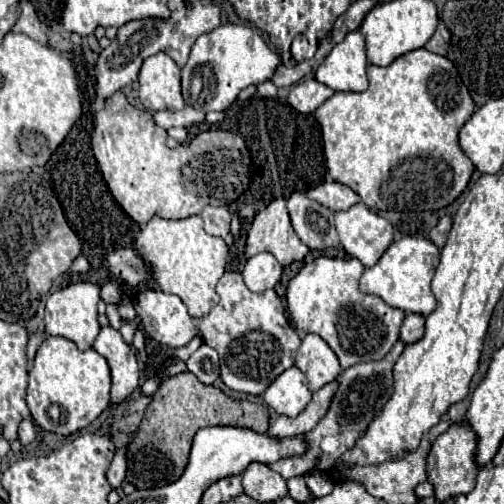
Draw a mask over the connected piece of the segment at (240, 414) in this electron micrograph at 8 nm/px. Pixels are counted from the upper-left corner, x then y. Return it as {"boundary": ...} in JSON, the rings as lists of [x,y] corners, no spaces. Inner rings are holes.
{"boundary":[[[185,371],[167,377],[153,393],[145,417],[129,443],[127,451],[127,481],[137,489],[163,487],[181,477],[185,471],[189,449],[195,433],[203,427],[245,427],[255,433],[265,433],[269,427],[269,411],[251,401],[235,401],[213,385],[203,385],[193,373]]]}

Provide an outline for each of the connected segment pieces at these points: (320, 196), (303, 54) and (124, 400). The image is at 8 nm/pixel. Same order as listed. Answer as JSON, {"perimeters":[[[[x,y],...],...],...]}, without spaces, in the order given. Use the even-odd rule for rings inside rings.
{"perimeters":[[[[335,181],[317,185],[315,189],[311,189],[307,193],[307,197],[313,199],[313,201],[317,201],[319,205],[331,209],[331,211],[345,211],[345,209],[349,209],[355,203],[361,201],[359,195],[353,189],[349,189],[347,185],[335,183]]],[[[295,37],[293,39],[293,45],[291,45],[291,55],[293,59],[299,63],[299,61],[305,61],[305,59],[311,59],[317,51],[317,46],[309,44],[307,37]]],[[[101,327],[93,349],[107,359],[111,369],[111,409],[127,405],[131,393],[139,387],[139,367],[135,349],[127,345],[119,331],[111,327]]]]}

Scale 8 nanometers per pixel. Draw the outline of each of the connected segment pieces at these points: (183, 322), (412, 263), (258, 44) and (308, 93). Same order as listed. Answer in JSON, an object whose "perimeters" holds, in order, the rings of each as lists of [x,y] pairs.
{"perimeters":[[[[151,289],[137,297],[135,309],[147,335],[161,345],[179,349],[197,335],[193,319],[177,295]]],[[[403,237],[393,241],[383,253],[377,265],[365,269],[361,277],[361,291],[381,297],[387,305],[403,309],[405,313],[417,313],[427,317],[437,307],[437,299],[431,293],[431,279],[439,265],[441,251],[425,237]]],[[[219,25],[217,29],[199,35],[199,39],[195,41],[189,61],[187,65],[181,69],[181,85],[183,85],[183,99],[187,105],[195,107],[195,109],[203,109],[205,113],[209,111],[225,111],[239,95],[239,91],[243,91],[249,85],[259,85],[263,81],[271,81],[277,67],[279,65],[289,65],[283,63],[283,59],[271,51],[267,47],[267,43],[263,41],[261,33],[255,27],[247,27],[247,25]]],[[[303,79],[303,81],[299,81],[299,83],[291,89],[287,101],[289,101],[289,105],[291,105],[293,109],[297,109],[299,113],[309,115],[309,113],[313,113],[321,103],[325,103],[331,95],[333,95],[333,91],[331,91],[327,85],[319,83],[317,79]]]]}

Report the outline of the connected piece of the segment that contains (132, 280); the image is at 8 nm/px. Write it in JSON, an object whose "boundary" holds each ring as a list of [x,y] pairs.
{"boundary":[[[119,249],[107,255],[109,269],[129,285],[137,285],[149,277],[143,259],[133,249]]]}

